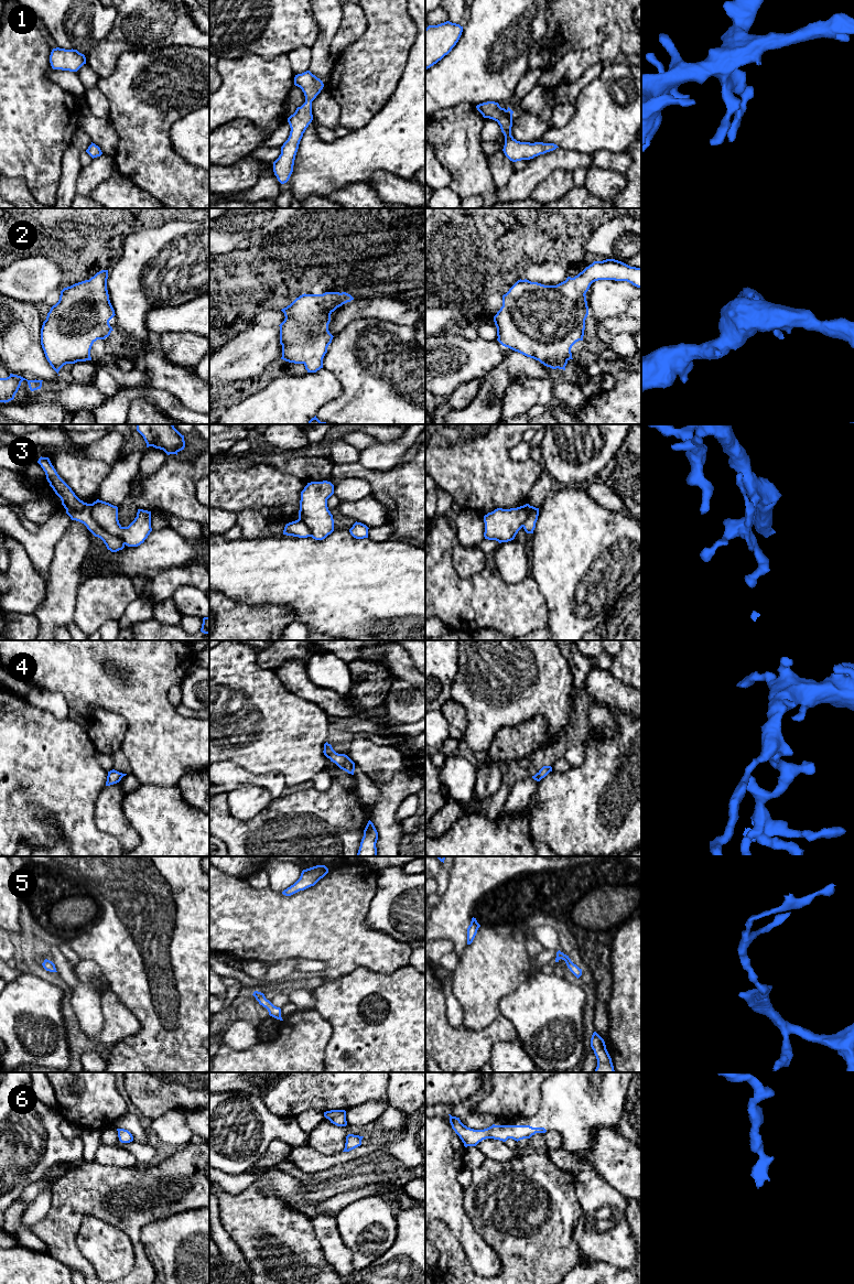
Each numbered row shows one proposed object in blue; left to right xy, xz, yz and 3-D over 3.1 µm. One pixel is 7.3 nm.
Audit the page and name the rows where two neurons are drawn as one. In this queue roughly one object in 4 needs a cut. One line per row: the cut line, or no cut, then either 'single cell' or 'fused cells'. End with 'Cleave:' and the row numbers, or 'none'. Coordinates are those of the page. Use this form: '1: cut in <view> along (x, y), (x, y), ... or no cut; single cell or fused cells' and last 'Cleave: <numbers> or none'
1: no cut; single cell
2: no cut; single cell
3: cut in xy along (90, 504), (93, 519), (106, 531), (117, 536), (125, 543); fused cells
4: no cut; single cell
5: no cut; single cell
6: no cut; single cell
Cleave: 3

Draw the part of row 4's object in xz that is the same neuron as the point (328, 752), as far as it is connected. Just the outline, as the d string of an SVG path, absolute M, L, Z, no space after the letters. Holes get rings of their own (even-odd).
M327 742L324 744L324 755L335 763L340 769L347 772L348 774L354 775L355 763L345 754L336 753L332 745Z

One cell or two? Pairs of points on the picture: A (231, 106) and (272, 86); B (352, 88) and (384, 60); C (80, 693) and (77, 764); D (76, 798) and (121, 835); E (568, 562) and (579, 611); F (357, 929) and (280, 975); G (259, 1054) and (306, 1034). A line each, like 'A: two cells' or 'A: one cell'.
A: one cell
B: one cell
C: two cells
D: two cells
E: one cell
F: two cells
G: one cell

